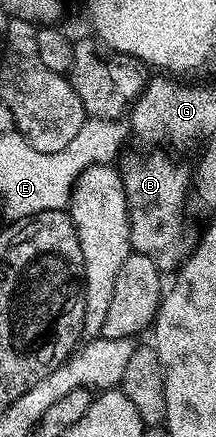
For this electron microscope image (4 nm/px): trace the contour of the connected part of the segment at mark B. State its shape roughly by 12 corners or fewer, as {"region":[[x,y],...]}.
{"region":[[165,153],[121,171],[131,245],[162,273],[191,251],[191,175]]}

